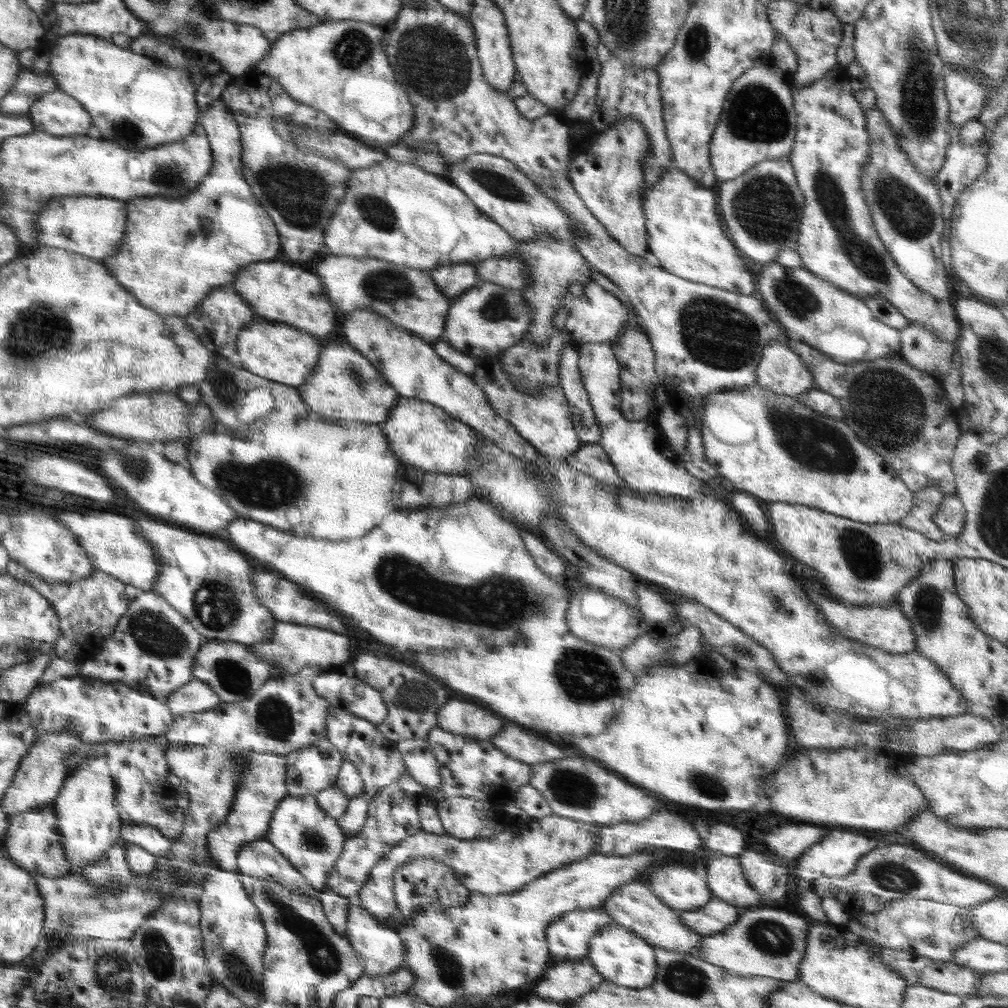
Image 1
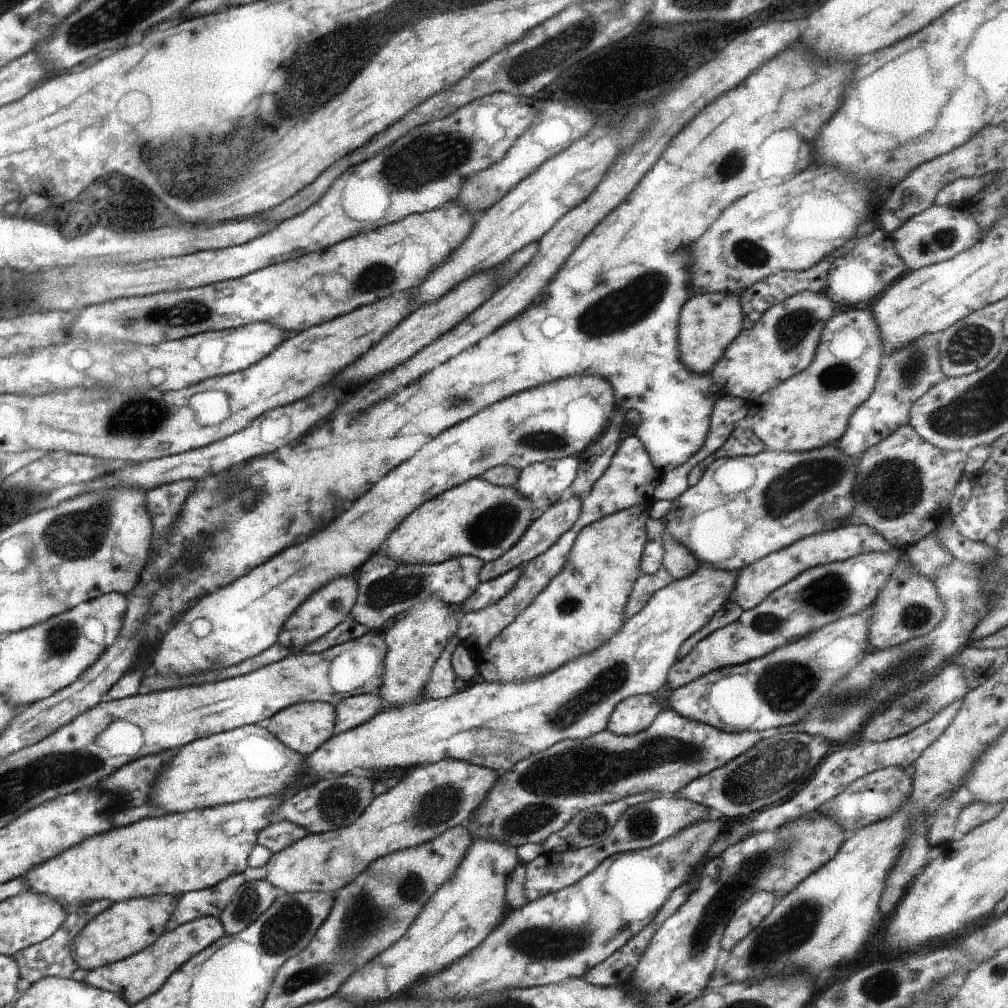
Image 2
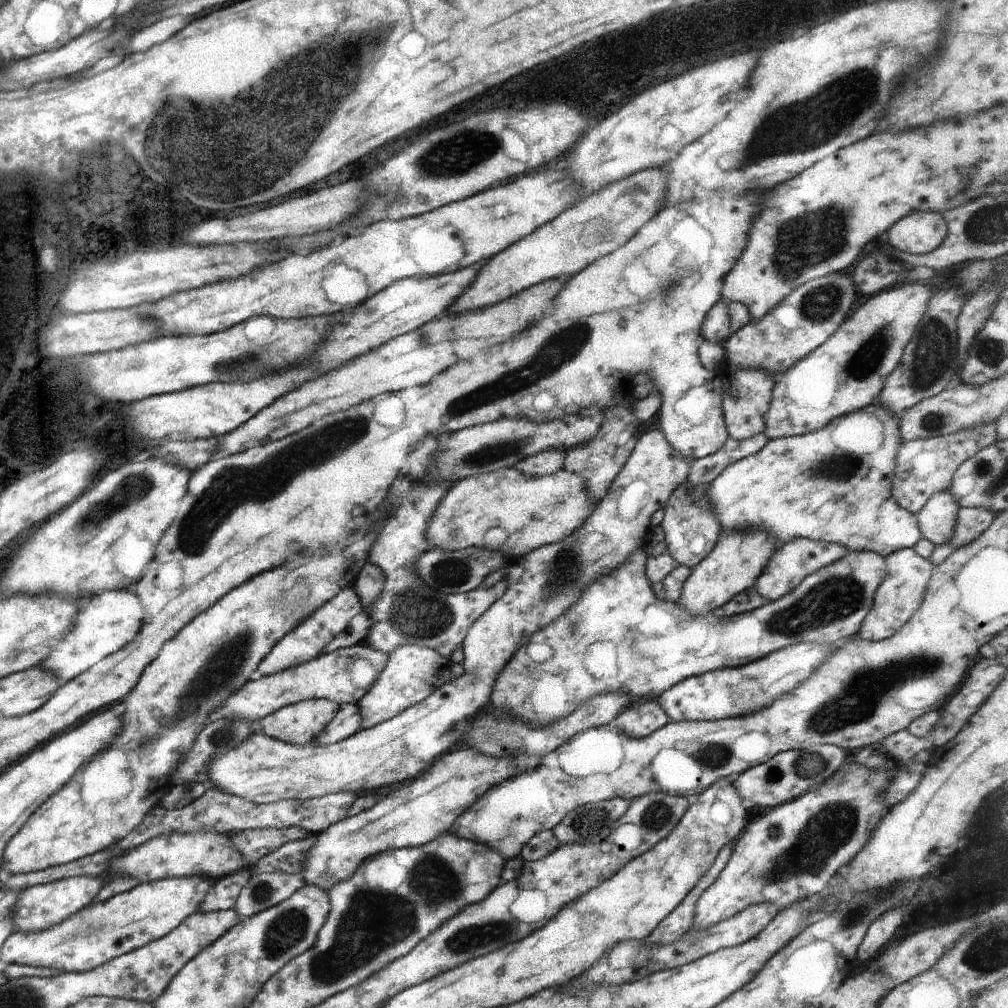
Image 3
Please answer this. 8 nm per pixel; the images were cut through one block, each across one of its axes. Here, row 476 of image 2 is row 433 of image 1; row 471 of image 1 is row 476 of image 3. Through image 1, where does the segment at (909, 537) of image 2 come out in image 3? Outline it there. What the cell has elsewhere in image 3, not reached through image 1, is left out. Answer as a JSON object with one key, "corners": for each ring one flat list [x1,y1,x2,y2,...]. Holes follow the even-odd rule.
{"corners":[[995,422,978,424,972,428,958,430,956,434,926,440,903,440,896,455,896,478,892,484,894,499,902,508,917,515,933,494,949,490,954,473,964,461,997,440]]}

